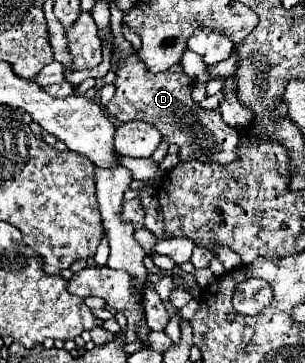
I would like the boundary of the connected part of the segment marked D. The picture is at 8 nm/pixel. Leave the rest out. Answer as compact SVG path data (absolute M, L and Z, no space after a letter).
M137 54L127 56L121 64L117 64L115 78L115 96L111 98L107 110L119 122L141 120L155 126L163 140L171 144L179 144L179 158L185 160L201 160L201 162L221 162L229 164L237 156L239 132L223 122L219 110L203 110L197 102L191 100L191 84L193 80L183 72L183 66L171 66L161 74L151 74L145 64L137 58Z

